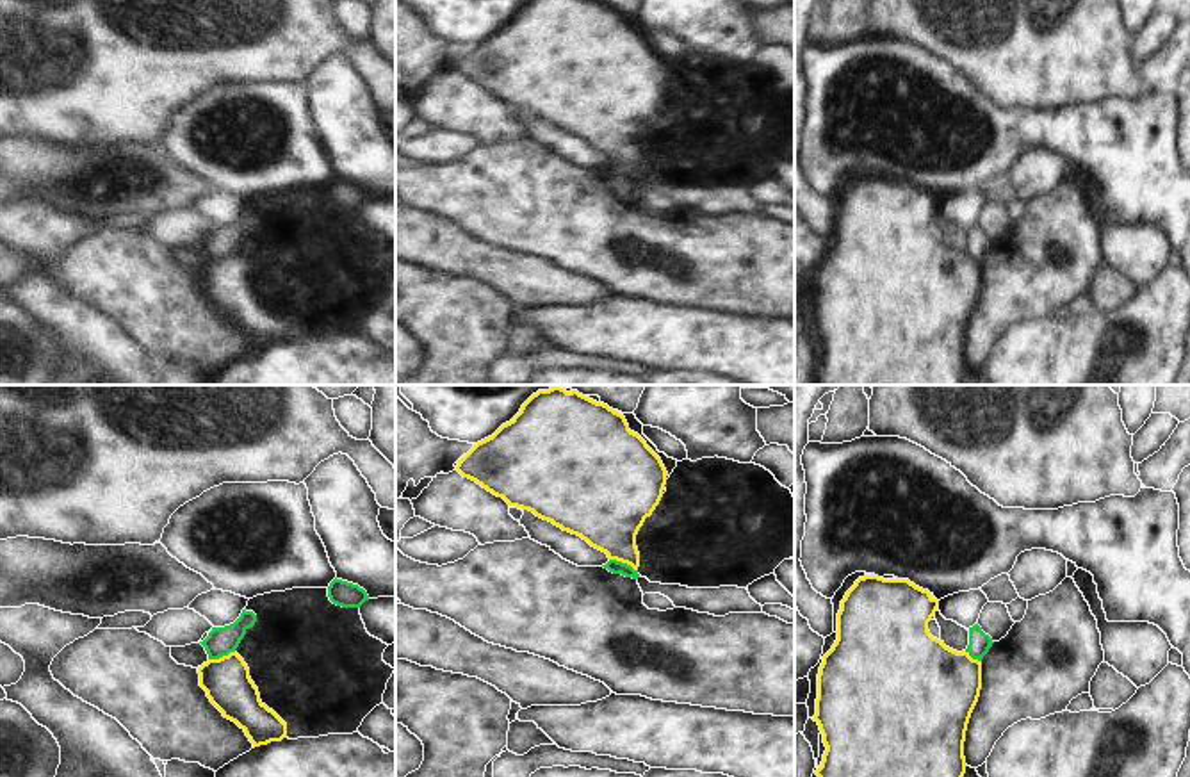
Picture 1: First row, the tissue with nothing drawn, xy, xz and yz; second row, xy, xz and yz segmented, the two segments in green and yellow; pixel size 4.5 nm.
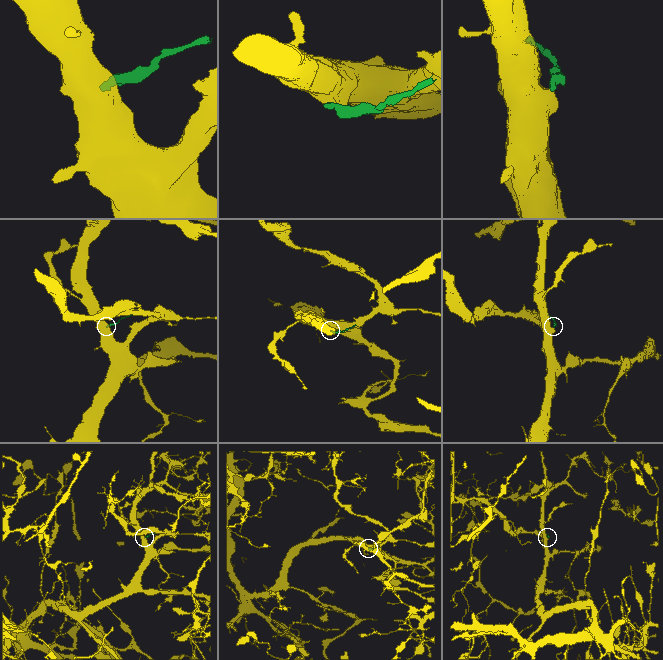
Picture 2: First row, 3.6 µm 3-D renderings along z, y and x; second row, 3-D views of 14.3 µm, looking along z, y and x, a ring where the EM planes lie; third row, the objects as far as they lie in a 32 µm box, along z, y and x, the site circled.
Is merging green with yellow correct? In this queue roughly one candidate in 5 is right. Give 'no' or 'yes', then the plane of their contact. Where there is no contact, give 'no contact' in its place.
no | xz

